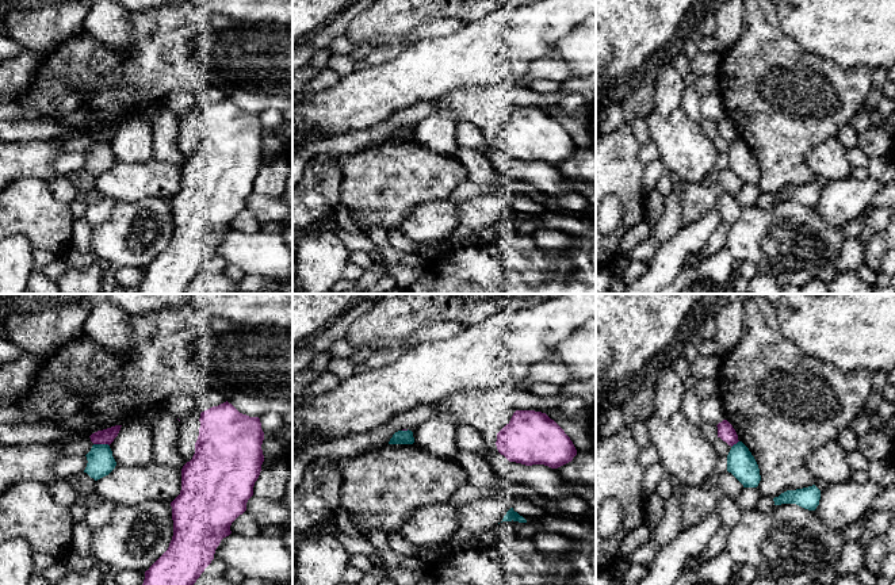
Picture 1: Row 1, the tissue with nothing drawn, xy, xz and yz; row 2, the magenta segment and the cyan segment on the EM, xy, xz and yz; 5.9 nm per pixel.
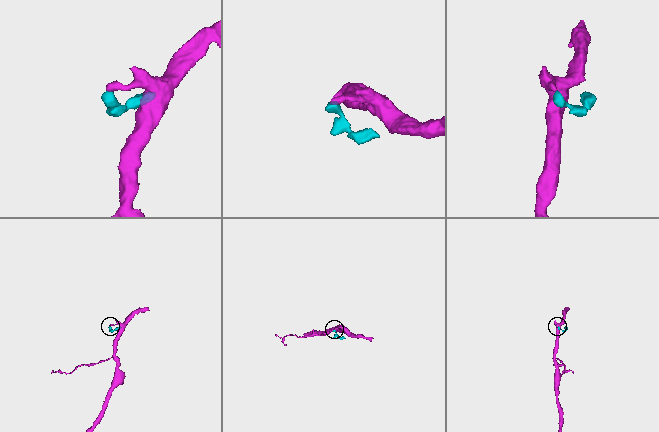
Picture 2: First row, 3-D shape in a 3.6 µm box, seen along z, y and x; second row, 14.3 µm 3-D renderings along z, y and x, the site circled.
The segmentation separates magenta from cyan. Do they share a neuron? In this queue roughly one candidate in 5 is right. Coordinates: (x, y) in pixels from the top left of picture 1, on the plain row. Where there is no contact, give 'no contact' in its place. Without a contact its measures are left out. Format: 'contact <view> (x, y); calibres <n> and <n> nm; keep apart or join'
contact xy (102, 140); calibres 90 and 160 nm; keep apart

